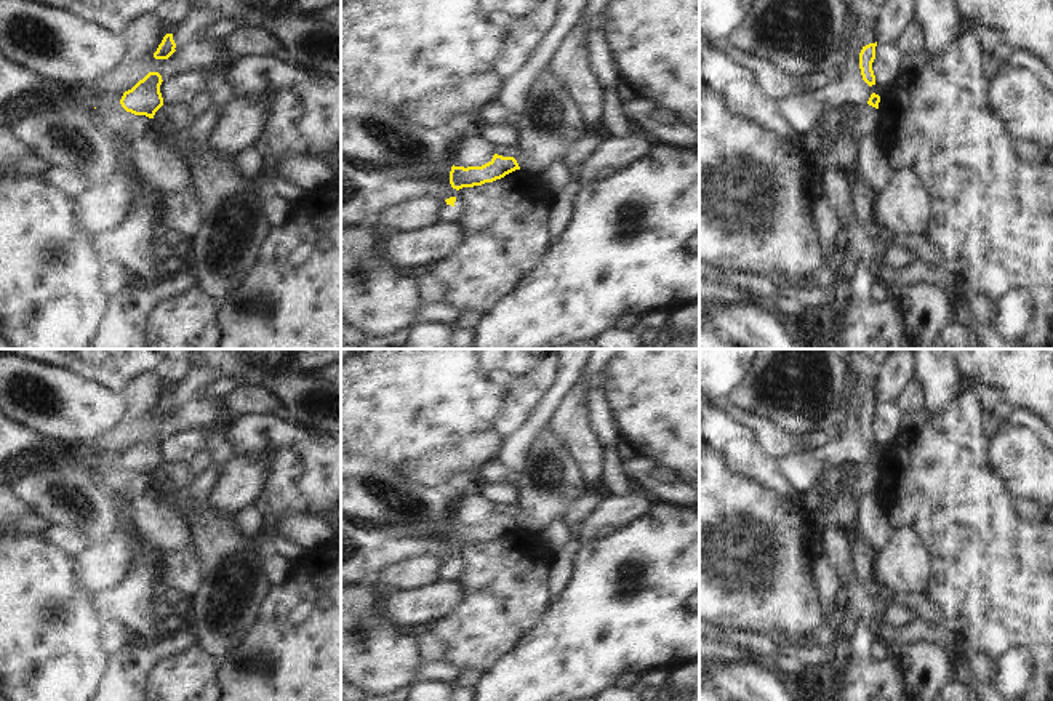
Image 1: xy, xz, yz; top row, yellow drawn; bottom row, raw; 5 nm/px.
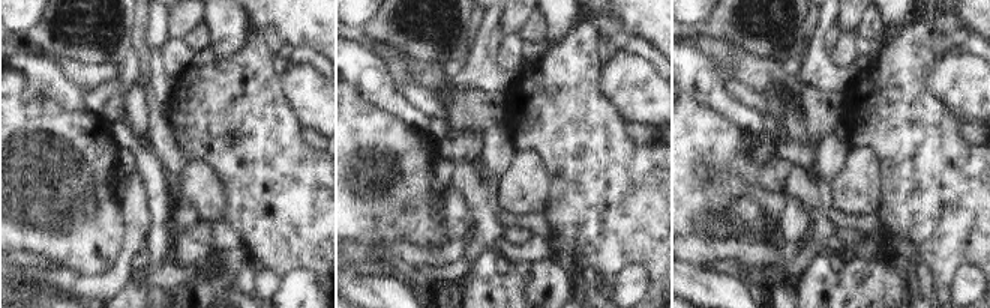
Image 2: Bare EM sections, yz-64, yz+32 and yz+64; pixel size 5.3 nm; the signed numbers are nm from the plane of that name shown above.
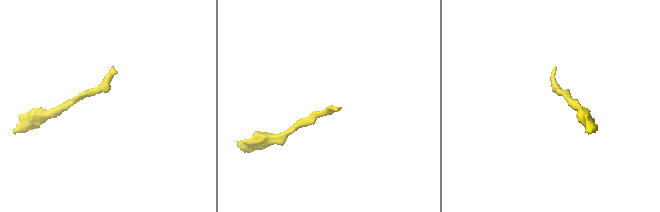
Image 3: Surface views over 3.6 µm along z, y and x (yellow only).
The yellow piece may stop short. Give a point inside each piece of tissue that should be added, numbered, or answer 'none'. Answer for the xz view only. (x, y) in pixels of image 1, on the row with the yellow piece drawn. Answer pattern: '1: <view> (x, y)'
none.

